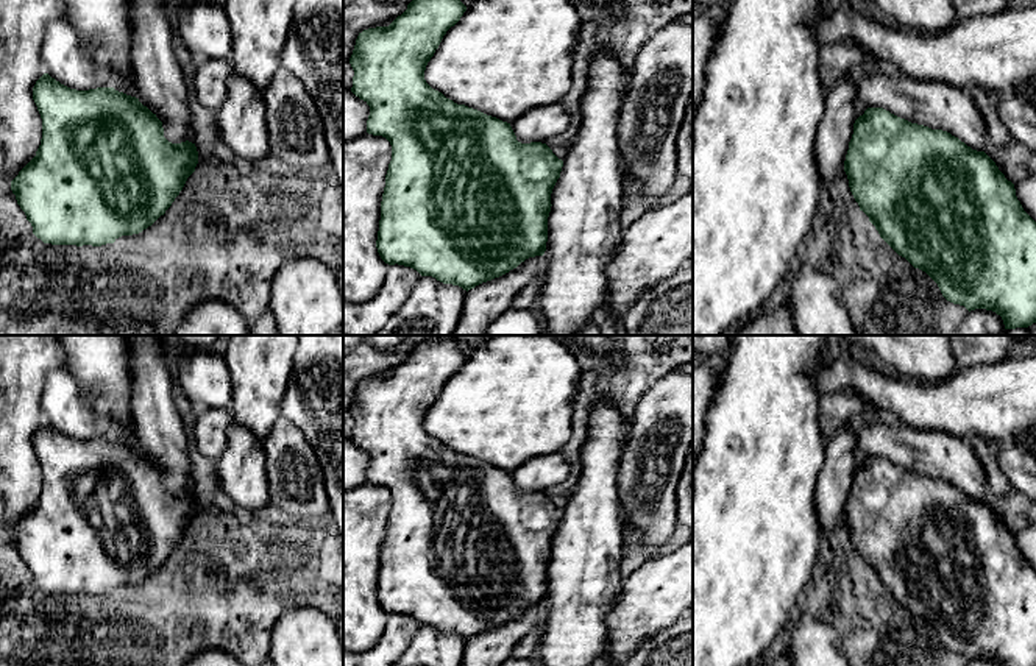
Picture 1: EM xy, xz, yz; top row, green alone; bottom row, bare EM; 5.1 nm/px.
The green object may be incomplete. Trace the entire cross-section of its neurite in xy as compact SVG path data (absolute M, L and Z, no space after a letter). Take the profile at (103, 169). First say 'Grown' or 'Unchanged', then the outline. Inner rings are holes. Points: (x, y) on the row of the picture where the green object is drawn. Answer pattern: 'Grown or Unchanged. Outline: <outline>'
Unchanged. Outline: M44 73L33 87L33 100L42 119L42 139L36 156L11 181L11 190L33 234L44 243L101 246L122 236L139 234L165 214L195 172L195 143L169 142L162 122L136 97L114 87L70 89Z

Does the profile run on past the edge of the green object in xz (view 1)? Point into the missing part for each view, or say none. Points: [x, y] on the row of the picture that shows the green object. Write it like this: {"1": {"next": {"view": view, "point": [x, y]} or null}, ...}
{"1": {"next": null}}

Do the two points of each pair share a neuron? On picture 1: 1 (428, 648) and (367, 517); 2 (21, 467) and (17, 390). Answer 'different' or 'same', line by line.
1: different
2: same

